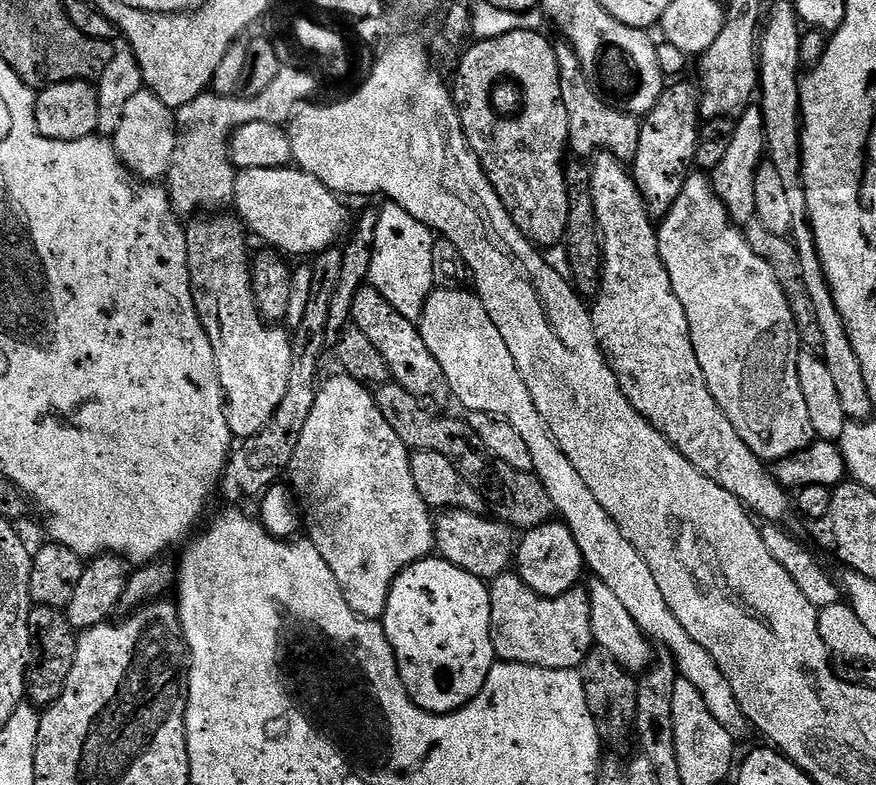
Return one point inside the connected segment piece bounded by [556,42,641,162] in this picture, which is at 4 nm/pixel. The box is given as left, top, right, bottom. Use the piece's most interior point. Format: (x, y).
(596, 126)

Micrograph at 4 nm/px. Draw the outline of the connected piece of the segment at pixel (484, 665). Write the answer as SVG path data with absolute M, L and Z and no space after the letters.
M429 558L427 560L414 562L410 567L403 568L394 578L392 589L388 595L388 601L386 602L386 610L382 617L384 633L386 634L388 641L392 644L394 658L396 659L396 665L398 666L398 674L406 686L410 698L422 710L443 714L446 712L456 712L462 706L466 706L482 690L482 686L486 682L490 670L497 664L498 657L494 650L492 627L490 626L490 594L488 593L488 590L489 585L485 583L485 581L479 580L474 574L470 574L466 570L454 566L451 562L443 558Z

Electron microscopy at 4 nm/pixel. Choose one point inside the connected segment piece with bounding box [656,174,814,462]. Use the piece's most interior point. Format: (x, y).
(747, 342)

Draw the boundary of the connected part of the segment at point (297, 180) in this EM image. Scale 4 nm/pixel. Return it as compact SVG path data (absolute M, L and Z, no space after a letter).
M295 166L266 170L243 169L236 178L235 204L235 215L244 221L245 229L255 239L257 236L265 240L265 245L289 257L312 258L327 248L337 247L350 228L348 208L344 205L347 203L335 192L322 186L318 178Z

